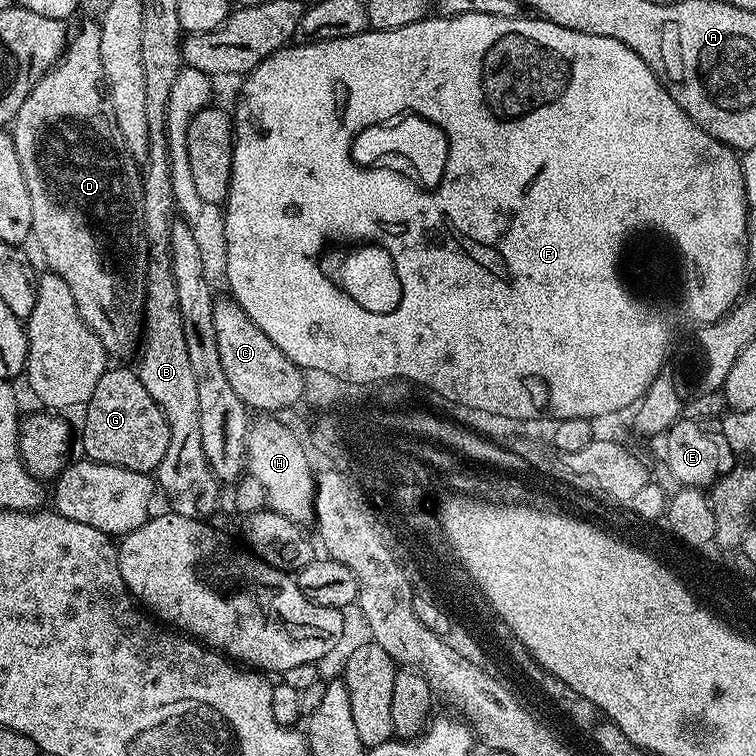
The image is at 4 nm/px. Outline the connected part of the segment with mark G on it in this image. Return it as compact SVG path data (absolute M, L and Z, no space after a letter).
M109 367L98 378L94 394L90 394L84 412L83 455L98 463L125 467L126 470L155 473L166 458L166 446L170 446L170 426L158 402L150 398L139 375L128 368Z

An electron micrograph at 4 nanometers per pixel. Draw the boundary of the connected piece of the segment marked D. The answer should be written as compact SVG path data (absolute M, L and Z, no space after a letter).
M84 22L77 32L71 33L65 47L63 56L56 61L49 72L30 90L26 102L18 110L15 120L10 125L14 150L18 154L18 162L22 162L22 175L26 178L26 191L30 194L30 207L32 208L34 222L32 223L32 236L44 255L47 271L54 273L66 286L70 286L70 294L74 294L74 302L78 306L78 314L98 334L102 346L107 350L109 357L128 356L137 351L138 341L142 336L144 326L144 276L148 273L148 241L144 239L144 215L142 214L142 194L144 182L141 169L137 161L133 160L124 148L122 134L111 113L108 103L108 94L105 89L103 76L102 54L99 53L100 24Z

